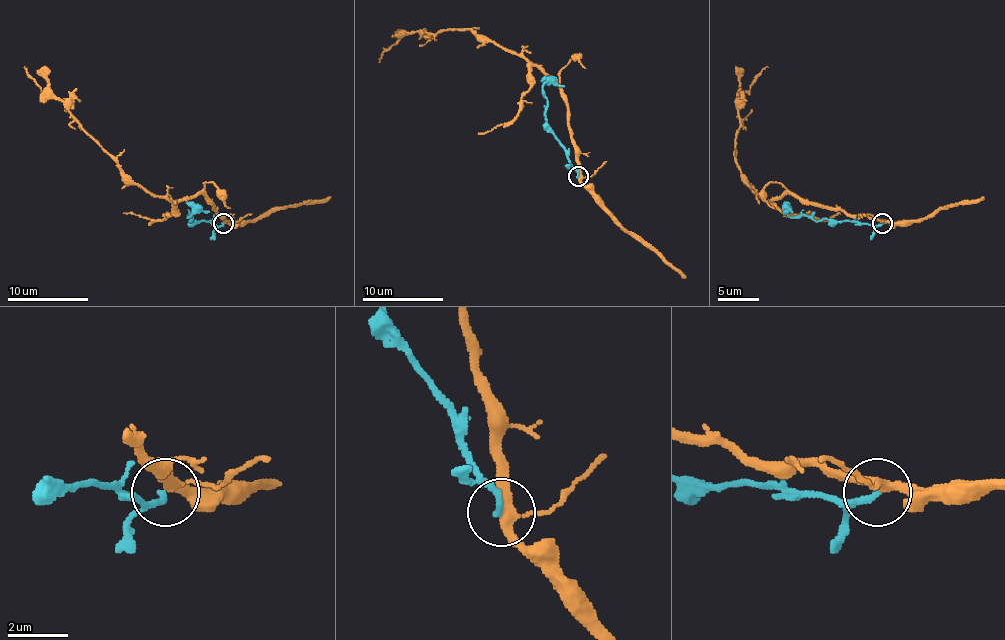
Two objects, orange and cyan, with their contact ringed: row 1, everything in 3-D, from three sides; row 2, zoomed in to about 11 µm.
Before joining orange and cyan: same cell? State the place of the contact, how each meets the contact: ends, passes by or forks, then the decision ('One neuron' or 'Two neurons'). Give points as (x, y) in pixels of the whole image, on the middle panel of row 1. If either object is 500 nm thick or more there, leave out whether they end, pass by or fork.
Place: (578, 176). At the ring orange forks. At the ring cyan ends. Two neurons

